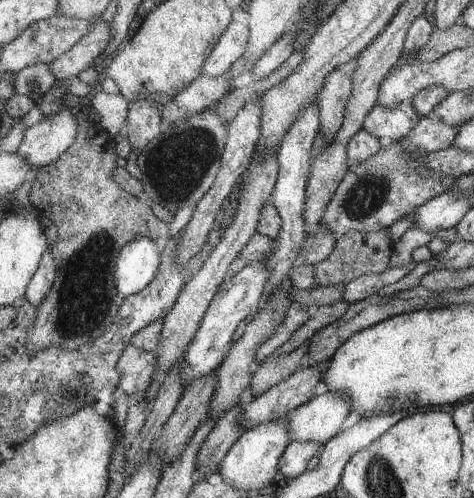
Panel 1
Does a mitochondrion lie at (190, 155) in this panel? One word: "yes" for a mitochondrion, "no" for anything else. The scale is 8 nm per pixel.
yes

